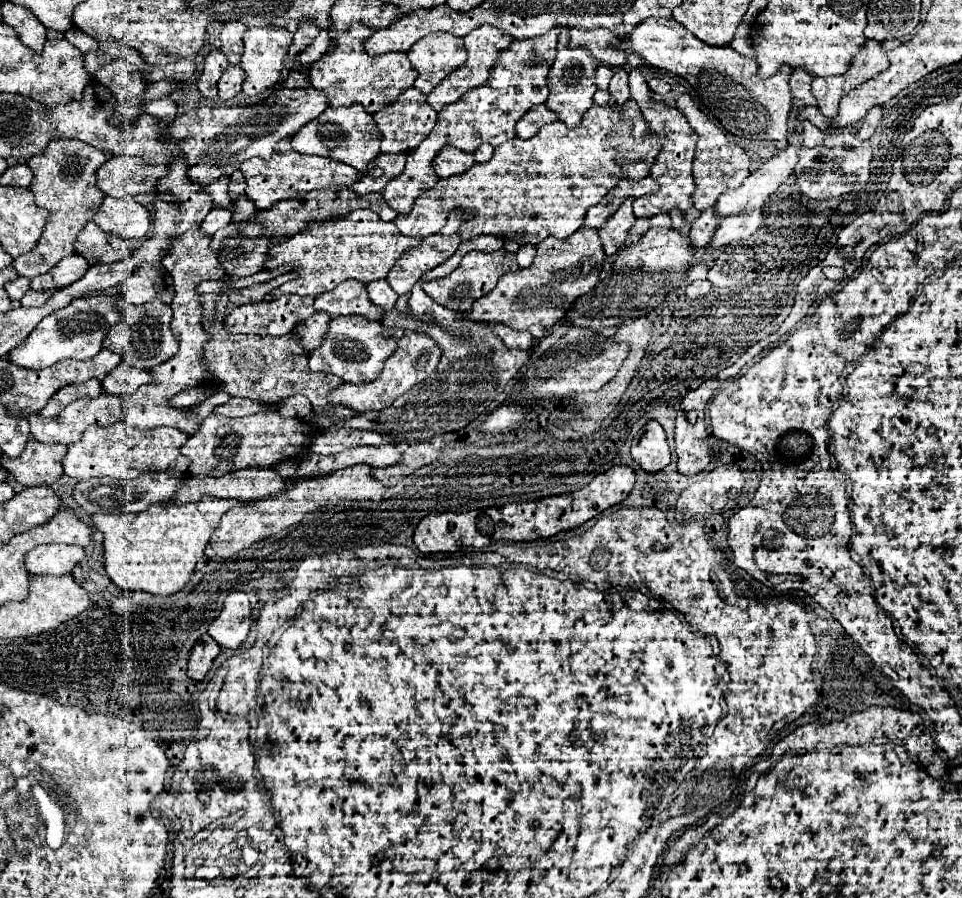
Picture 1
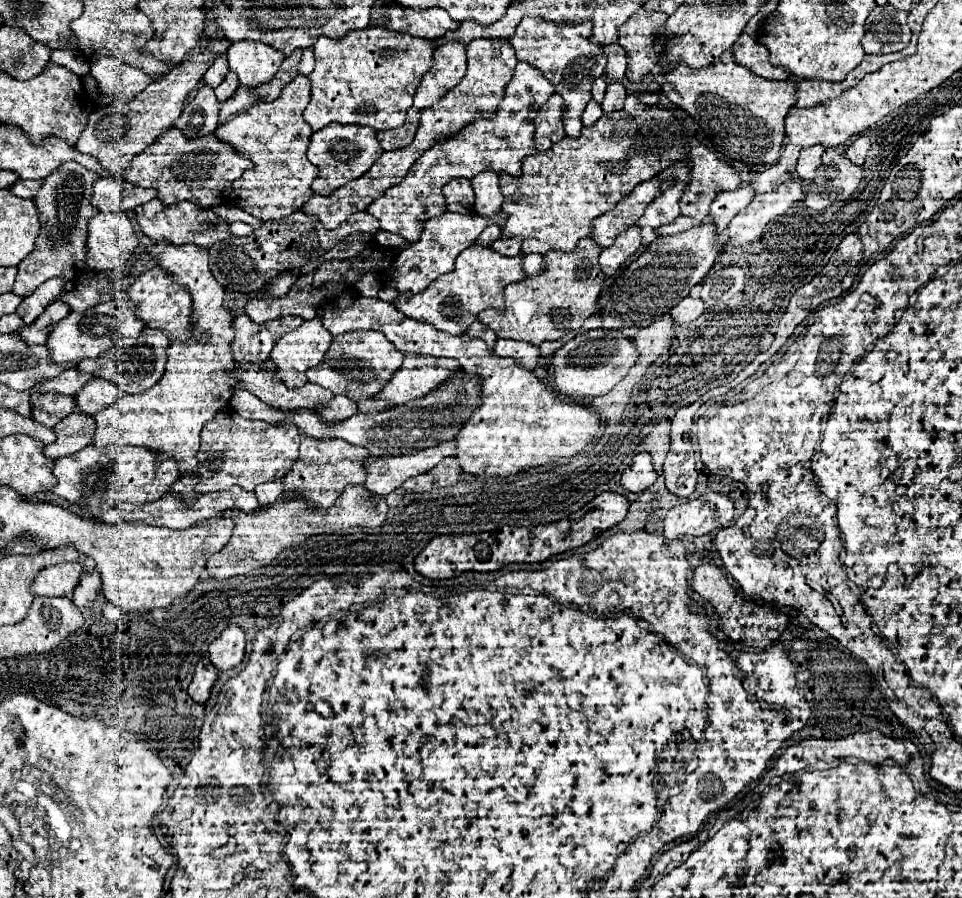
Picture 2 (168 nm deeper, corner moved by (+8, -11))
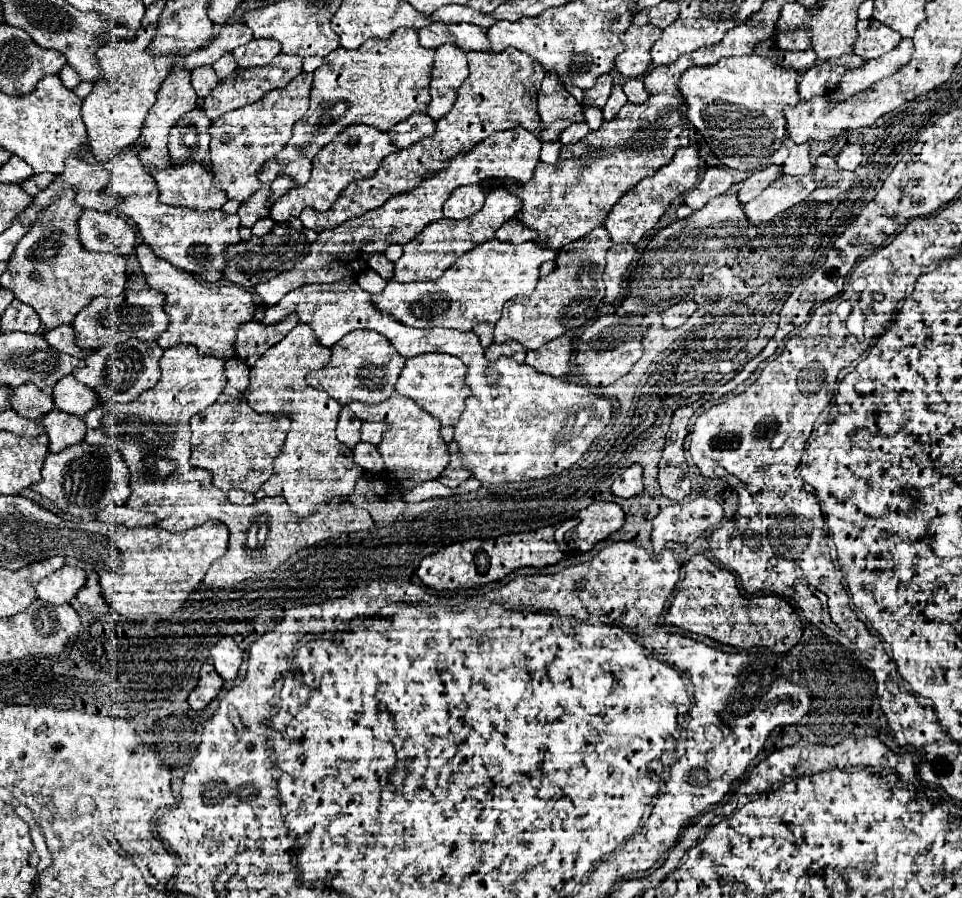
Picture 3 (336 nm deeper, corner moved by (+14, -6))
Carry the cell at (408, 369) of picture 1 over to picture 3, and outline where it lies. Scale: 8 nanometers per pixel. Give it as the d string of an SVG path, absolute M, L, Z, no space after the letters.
M423 353L411 357L405 361L395 391L399 395L411 397L419 407L437 417L441 425L455 425L463 413L465 399L469 397L469 389L465 385L465 365L461 359L447 353Z

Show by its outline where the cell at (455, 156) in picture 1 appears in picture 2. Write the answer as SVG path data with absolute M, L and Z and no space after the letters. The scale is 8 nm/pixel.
M455 178L447 186L443 186L443 194L447 200L447 210L449 212L459 212L459 214L471 214L473 204L475 204L475 192L471 188L471 182L467 178Z

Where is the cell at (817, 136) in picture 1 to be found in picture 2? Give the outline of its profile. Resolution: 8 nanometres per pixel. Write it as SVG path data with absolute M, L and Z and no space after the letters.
M809 146L803 148L797 160L797 174L803 180L813 180L815 178L815 170L821 166L821 156L823 156L825 148L823 146Z

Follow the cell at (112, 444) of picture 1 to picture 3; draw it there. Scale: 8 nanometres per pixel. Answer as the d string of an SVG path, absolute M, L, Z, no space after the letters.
M85 441L67 447L61 453L49 453L41 471L39 485L31 485L33 491L51 499L63 513L79 519L93 519L99 511L111 505L125 505L131 495L129 469L119 451L105 445L89 445Z

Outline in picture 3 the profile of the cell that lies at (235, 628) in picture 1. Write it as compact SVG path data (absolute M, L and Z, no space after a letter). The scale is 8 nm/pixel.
M225 635L221 637L209 651L209 657L211 657L211 663L215 665L217 673L223 677L223 679L235 679L237 677L237 671L241 667L241 651L235 643L235 639L231 635Z

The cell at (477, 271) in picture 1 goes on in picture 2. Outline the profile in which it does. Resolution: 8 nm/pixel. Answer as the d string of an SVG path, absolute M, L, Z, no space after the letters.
M473 244L457 256L453 272L439 276L435 282L431 282L429 288L419 294L399 294L393 304L411 320L427 322L447 334L463 334L477 320L479 312L487 308L505 312L505 286L527 280L527 274L521 266L521 258L523 252L517 256L501 256L491 246Z

